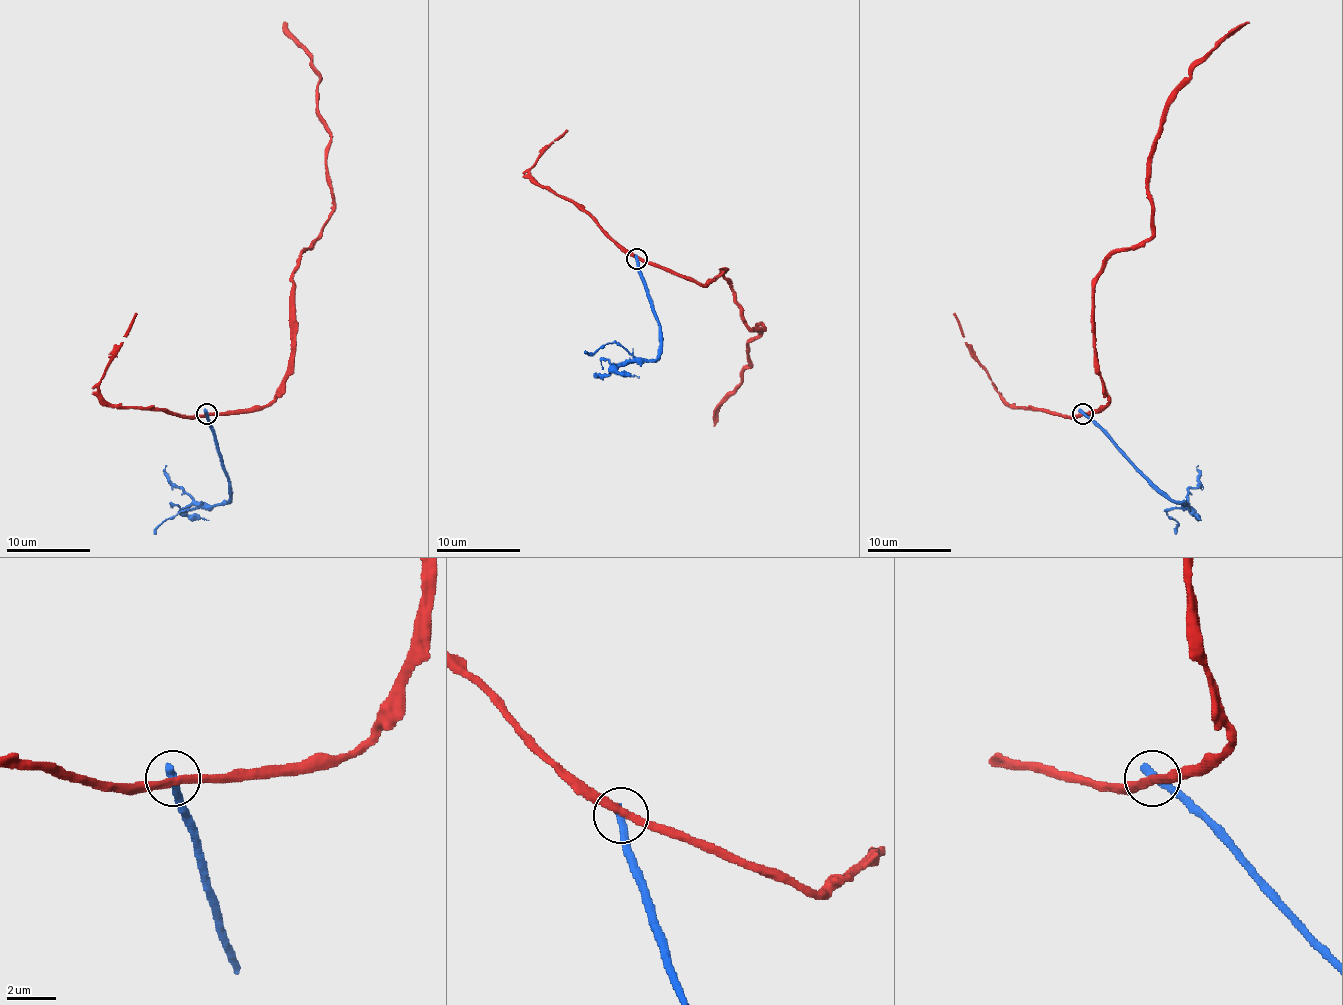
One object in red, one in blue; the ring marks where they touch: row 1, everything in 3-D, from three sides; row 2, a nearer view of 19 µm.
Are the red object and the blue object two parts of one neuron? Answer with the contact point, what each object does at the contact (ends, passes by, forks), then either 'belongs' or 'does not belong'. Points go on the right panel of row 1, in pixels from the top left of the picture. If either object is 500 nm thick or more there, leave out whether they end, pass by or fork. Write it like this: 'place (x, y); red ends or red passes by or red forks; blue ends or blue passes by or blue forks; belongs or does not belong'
place (1082, 414); red passes by; blue ends; does not belong

